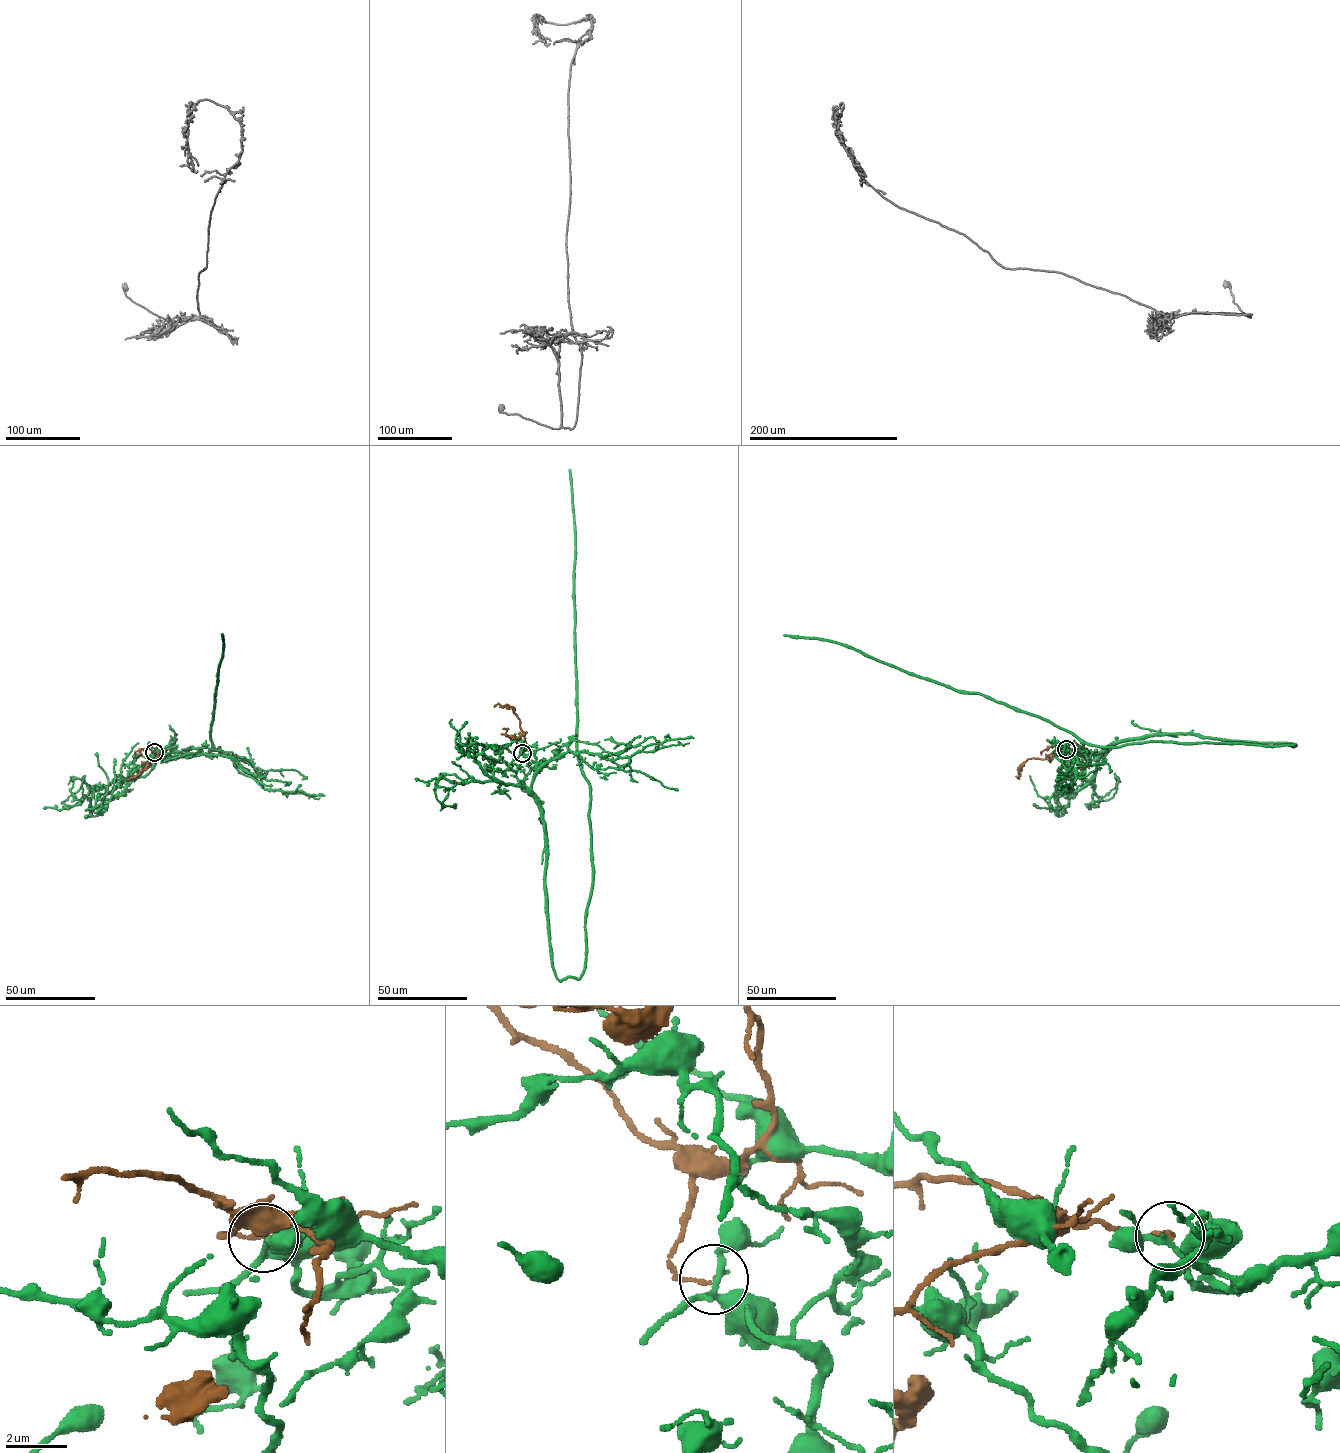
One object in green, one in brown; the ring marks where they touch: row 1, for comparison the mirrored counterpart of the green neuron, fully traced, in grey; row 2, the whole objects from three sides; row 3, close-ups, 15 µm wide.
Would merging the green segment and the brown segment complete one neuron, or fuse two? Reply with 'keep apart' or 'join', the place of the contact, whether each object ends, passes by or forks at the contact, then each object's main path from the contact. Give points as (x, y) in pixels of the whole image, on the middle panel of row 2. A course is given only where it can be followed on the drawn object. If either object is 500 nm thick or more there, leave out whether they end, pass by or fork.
keep apart | (522, 753) | green forks | brown ends | green via (522, 752), (544, 832), (552, 967), (560, 980), (578, 978), (592, 879), (590, 789), (577, 743), (569, 470) | brown via (522, 753), (519, 751), (525, 741), (519, 719), (510, 706), (499, 703), (494, 706)

